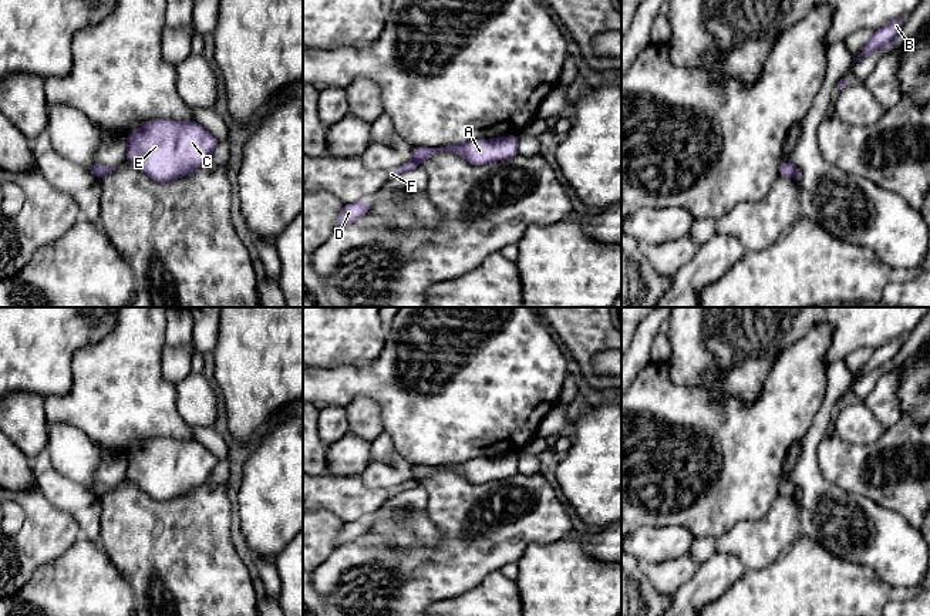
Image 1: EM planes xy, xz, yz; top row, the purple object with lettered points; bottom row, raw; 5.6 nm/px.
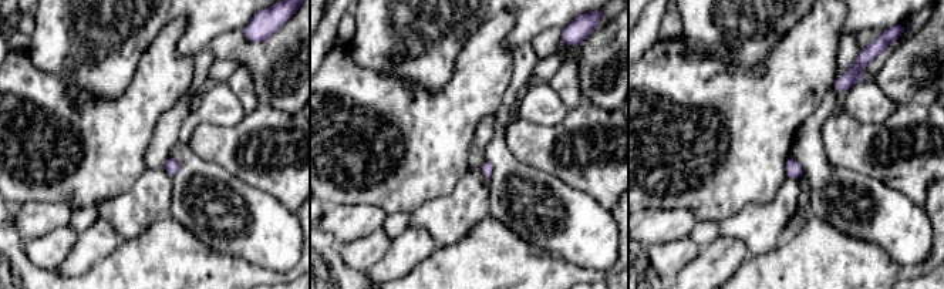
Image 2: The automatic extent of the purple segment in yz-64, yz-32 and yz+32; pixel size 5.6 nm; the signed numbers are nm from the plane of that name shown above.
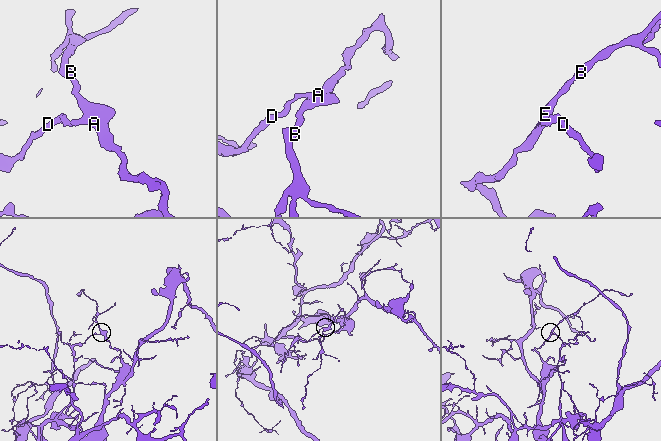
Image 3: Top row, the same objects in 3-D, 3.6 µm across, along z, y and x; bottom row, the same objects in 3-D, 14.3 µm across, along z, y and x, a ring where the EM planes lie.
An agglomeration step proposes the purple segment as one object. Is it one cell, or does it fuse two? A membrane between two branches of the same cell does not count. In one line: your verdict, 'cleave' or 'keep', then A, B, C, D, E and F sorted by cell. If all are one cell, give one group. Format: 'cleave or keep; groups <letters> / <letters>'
cleave; groups A B C E / D F

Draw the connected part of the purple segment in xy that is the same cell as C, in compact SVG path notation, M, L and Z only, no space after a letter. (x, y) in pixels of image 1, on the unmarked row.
M155 438L127 455L125 478L156 501L169 501L205 484L218 458L192 440Z

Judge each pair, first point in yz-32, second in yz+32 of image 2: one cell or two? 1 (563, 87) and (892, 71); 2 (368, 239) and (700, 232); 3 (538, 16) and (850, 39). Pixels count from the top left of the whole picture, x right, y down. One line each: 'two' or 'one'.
1: one
2: two
3: two

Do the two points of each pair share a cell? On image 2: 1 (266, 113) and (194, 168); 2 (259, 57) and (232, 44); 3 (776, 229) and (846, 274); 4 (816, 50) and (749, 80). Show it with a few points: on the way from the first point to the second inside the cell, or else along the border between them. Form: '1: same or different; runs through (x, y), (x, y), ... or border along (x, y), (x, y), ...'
1: different; border along (188, 145), (202, 160), (218, 164), (233, 175)
2: same; runs through (252, 54), (239, 49)
3: different; border along (786, 235), (774, 248), (758, 254)
4: same; runs through (799, 67), (786, 80), (766, 80)

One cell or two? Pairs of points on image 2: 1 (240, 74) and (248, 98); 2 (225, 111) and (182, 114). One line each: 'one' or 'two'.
1: one
2: two

